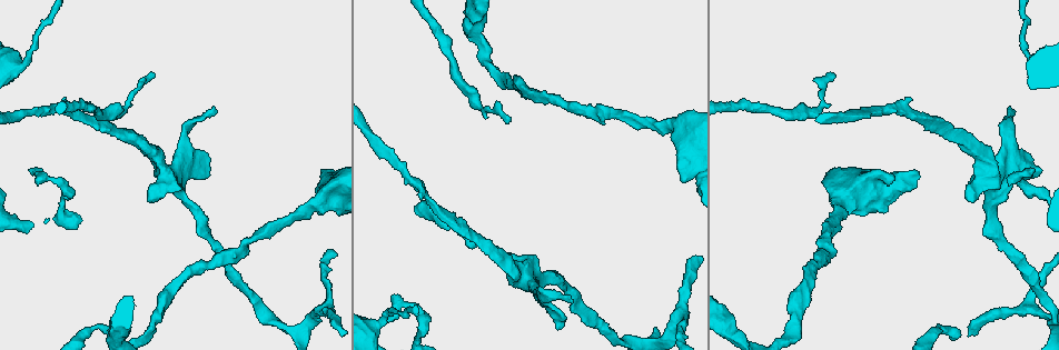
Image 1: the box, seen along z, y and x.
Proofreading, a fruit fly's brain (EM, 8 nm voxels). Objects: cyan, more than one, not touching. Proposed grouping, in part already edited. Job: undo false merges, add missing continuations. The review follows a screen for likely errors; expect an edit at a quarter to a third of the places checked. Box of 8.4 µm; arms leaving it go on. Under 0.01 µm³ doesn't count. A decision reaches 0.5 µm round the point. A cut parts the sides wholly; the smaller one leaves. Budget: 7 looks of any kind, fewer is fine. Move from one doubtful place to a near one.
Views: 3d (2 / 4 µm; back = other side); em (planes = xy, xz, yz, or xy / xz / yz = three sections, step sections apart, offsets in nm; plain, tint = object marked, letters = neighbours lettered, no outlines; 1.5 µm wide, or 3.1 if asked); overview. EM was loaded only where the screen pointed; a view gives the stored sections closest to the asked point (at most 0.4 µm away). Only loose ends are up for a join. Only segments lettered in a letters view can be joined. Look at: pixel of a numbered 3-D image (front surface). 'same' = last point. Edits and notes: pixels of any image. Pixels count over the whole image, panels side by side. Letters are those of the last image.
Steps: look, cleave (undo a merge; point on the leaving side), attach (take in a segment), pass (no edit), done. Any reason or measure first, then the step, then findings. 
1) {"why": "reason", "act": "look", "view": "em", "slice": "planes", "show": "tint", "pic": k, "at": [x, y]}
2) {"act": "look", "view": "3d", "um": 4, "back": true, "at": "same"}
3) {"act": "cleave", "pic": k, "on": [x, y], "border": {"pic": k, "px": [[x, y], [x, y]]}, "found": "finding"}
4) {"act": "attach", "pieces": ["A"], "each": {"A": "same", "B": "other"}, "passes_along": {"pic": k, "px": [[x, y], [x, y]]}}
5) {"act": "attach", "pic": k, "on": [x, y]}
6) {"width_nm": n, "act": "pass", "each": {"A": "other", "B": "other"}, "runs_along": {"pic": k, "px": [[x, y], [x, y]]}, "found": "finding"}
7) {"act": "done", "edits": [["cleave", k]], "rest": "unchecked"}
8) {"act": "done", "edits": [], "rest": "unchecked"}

{"why": "three-way junction", "act": "look", "view": "3d", "um": 4, "pic": 1, "at": [320, 310]}

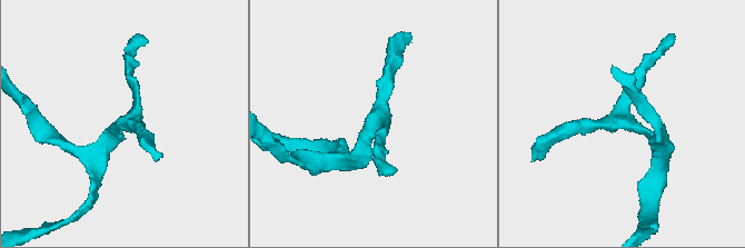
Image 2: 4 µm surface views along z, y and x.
{"act": "look", "view": "em", "slice": "planes", "show": "letters", "pic": 2, "at": [625, 121]}

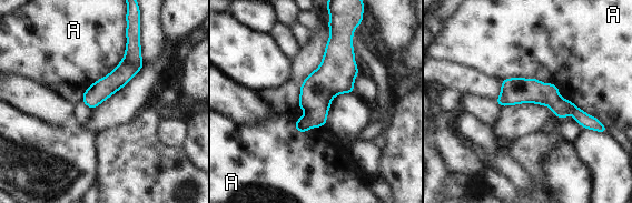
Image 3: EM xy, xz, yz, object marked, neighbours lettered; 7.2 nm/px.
{"act": "pass", "each": {"A": "other"}, "border": {"pic": 3, "px": [[126, 16], [124, 58], [84, 90]]}, "found": "all the same cell"}

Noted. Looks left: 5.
{"why": "a narrow waist", "act": "look", "view": "em", "slice": "planes", "show": "letters", "pic": 1, "at": [940, 329]}

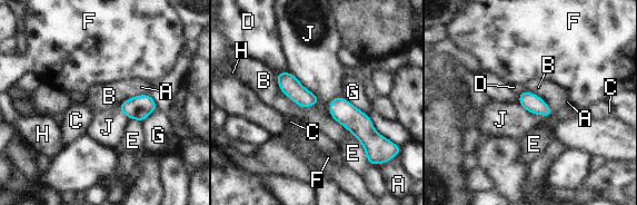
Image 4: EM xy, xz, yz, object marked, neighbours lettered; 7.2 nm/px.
{"longest_contact_nm": ["B", 360], "act": "pass", "each": {"A": "other", "B": "other", "C": "other", "D": "other", "E": "other", "F": "other", "G": "other", "H": "other", "J": "other"}, "border": {"pic": 4, "px": [[276, 72], [286, 95], [312, 106]]}, "found": "all the same cell"}

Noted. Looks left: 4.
{"why": "thin end", "act": "look", "view": "3d", "um": 4, "pic": 1, "at": [508, 123]}

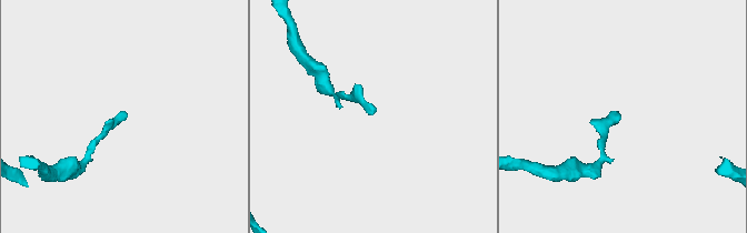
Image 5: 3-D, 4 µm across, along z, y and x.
{"why": "need the tissue", "act": "look", "view": "em", "slice": "yz", "step": 8, "show": "letters", "pic": 5, "at": [619, 114]}

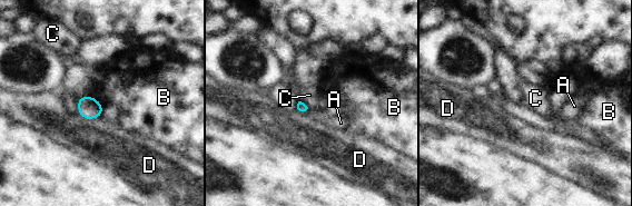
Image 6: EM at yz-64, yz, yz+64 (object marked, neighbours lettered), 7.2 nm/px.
{"why": "cut it another way", "act": "look", "view": "em", "slice": "planes", "show": "letters", "at": "same"}

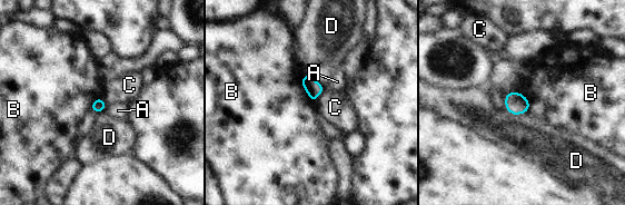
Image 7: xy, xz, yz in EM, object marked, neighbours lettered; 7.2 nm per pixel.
{"longest_contact_nm": ["B", 240], "act": "pass", "each": {"A": "other", "B": "other", "C": "other", "D": "other"}, "border": {"pic": 7, "px": [[301, 74], [301, 87], [315, 103]]}, "found": "none of them fits"}

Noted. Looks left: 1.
{"act": "done", "edits": [], "rest": "unchecked"}

